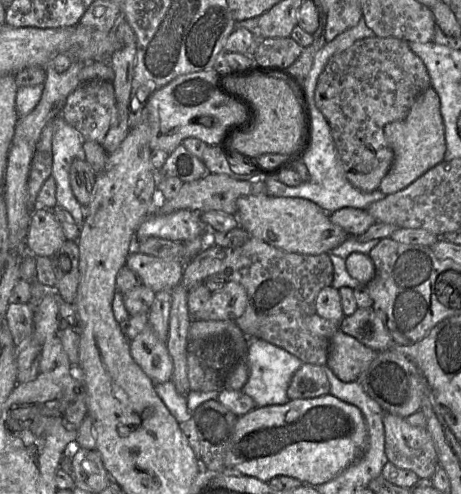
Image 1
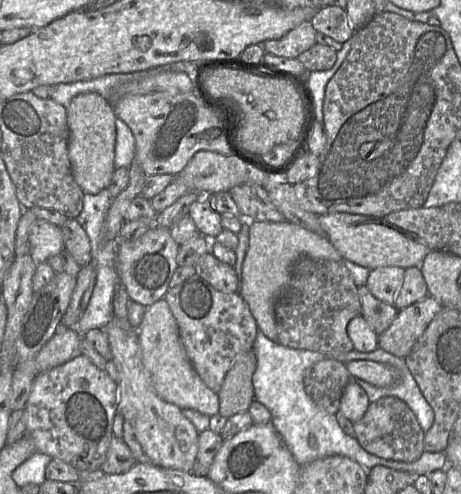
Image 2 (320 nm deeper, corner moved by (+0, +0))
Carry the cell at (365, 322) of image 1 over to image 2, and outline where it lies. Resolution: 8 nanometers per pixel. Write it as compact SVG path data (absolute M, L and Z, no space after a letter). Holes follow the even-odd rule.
M428 295L399 310L391 325L378 335L378 348L405 358L442 308L436 299Z

